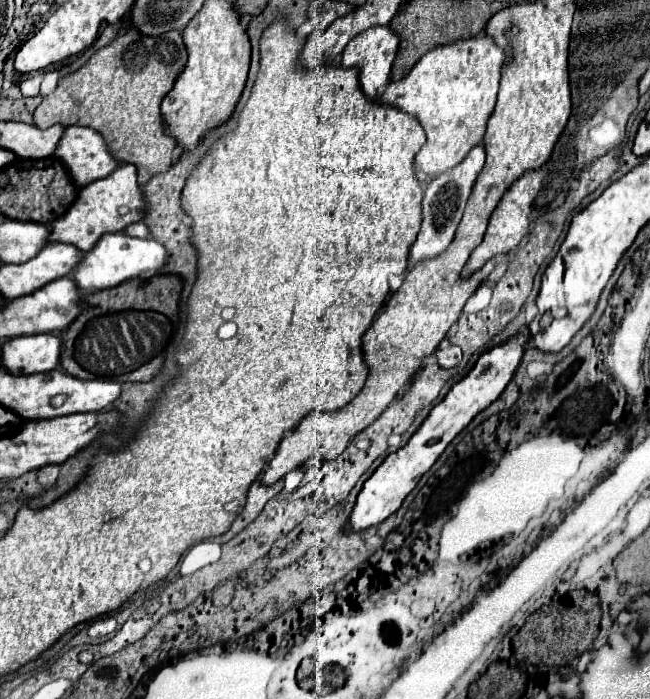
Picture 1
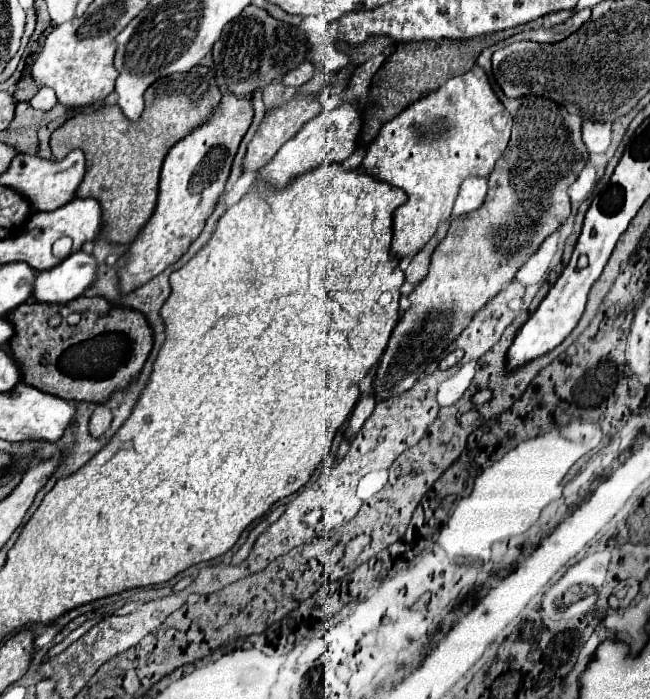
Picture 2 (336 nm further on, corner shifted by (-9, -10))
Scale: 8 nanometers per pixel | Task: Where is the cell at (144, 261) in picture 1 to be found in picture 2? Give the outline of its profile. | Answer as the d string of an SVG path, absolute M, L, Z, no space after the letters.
M84 251L62 259L56 267L40 271L34 279L34 299L38 303L68 303L94 283L96 261Z

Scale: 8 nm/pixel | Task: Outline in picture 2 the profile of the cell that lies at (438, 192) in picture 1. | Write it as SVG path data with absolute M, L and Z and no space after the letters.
M470 177L460 185L456 203L454 203L454 215L468 215L476 211L486 197L486 179L484 177Z

